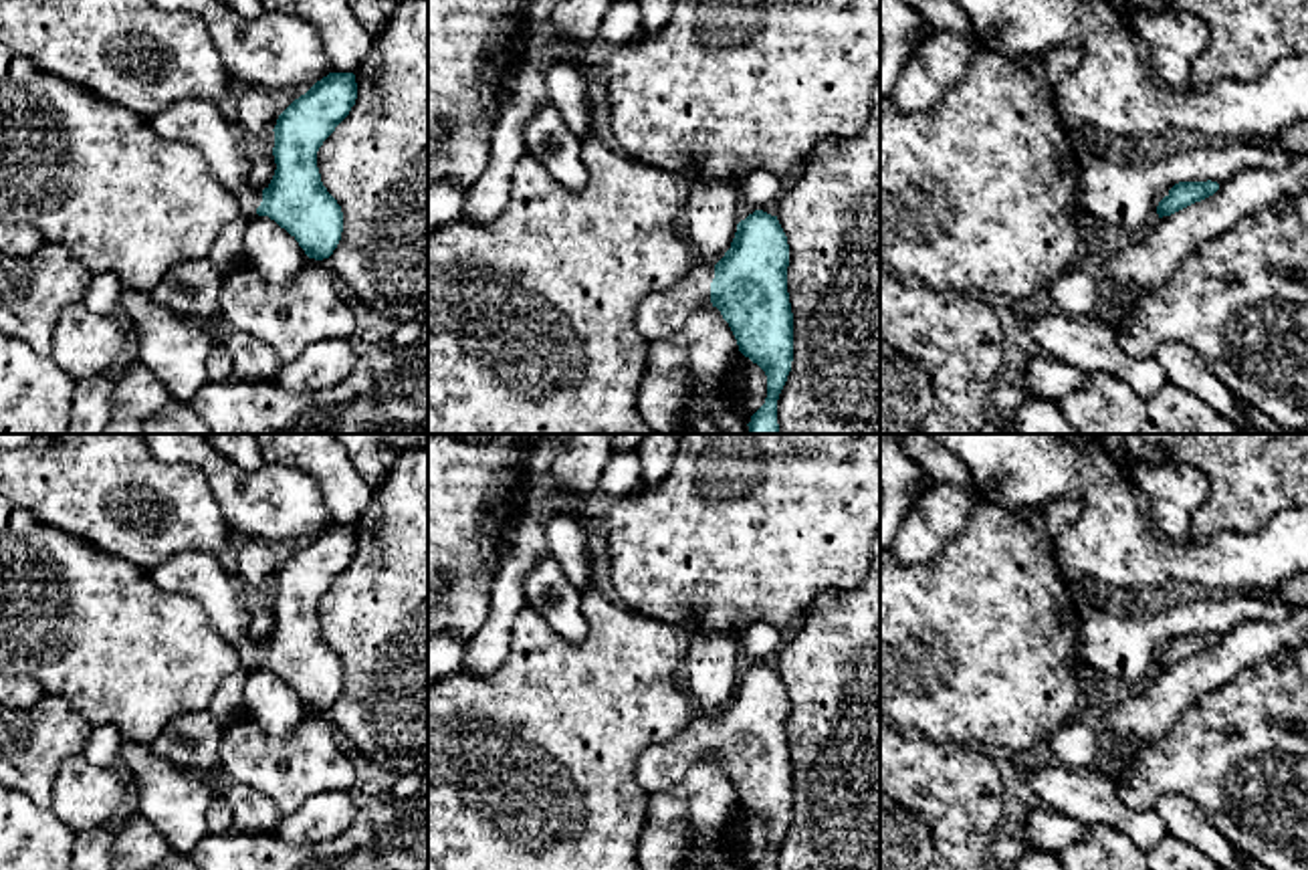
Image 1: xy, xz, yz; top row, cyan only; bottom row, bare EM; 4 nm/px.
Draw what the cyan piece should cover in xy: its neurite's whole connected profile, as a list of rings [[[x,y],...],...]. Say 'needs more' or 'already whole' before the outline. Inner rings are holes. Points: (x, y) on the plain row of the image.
needs more; [[[329,525],[295,551],[275,577],[275,628],[264,642],[246,634],[246,610],[236,581],[216,555],[180,553],[147,575],[159,591],[194,597],[210,626],[238,654],[240,668],[268,668],[285,680],[309,711],[333,706],[343,684],[343,664],[327,644],[317,620],[317,604],[349,567],[357,551],[353,525]]]

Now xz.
needs more; [[[755,662],[737,676],[731,700],[717,717],[696,715],[670,741],[648,747],[636,761],[636,781],[648,795],[680,787],[688,767],[711,755],[729,775],[739,803],[767,828],[765,856],[751,870],[777,870],[777,852],[793,813],[793,765],[787,745],[787,719],[789,696],[777,668]]]

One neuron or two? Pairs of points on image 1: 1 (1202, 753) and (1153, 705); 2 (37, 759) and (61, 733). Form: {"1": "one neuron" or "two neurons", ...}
{"1": "two neurons", "2": "one neuron"}

